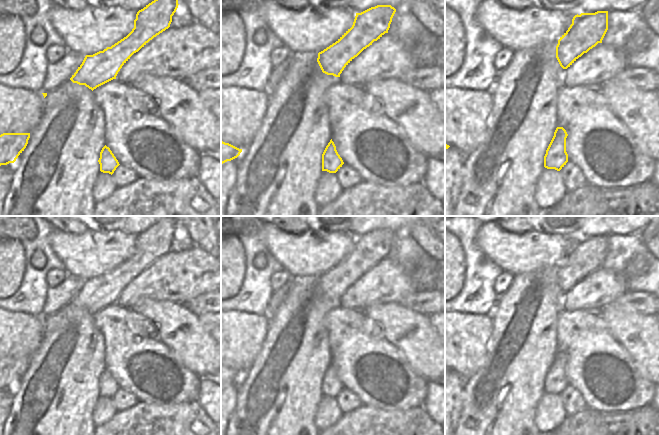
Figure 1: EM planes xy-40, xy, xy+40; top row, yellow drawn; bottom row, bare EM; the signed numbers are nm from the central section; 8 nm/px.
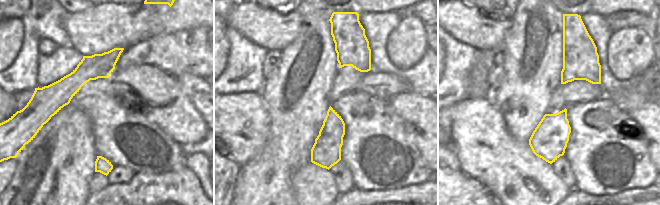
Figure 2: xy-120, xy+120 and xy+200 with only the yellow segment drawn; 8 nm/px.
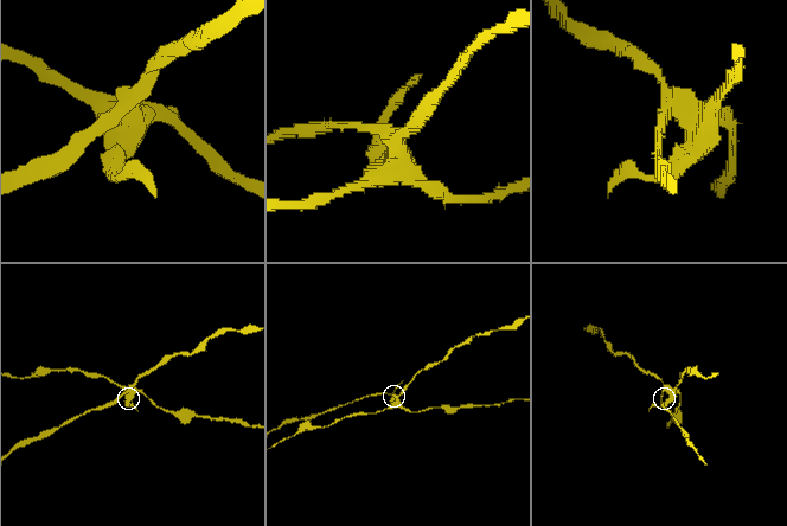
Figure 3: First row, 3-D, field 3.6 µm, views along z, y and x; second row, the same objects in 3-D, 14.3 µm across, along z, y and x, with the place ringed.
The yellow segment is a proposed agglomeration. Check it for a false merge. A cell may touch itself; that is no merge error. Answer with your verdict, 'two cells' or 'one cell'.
two cells

